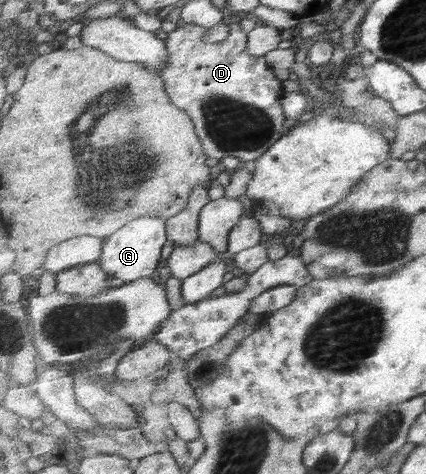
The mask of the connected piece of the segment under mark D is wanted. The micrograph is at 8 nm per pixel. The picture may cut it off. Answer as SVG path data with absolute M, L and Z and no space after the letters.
M240 22L232 23L230 29L230 38L218 44L204 42L208 28L194 23L185 23L172 31L166 39L170 62L161 75L174 104L188 111L196 123L206 154L220 160L226 156L237 156L243 166L250 166L285 136L284 128L289 116L280 102L284 98L284 81L276 78L276 72L266 56L252 56L248 52L248 32L242 30Z

